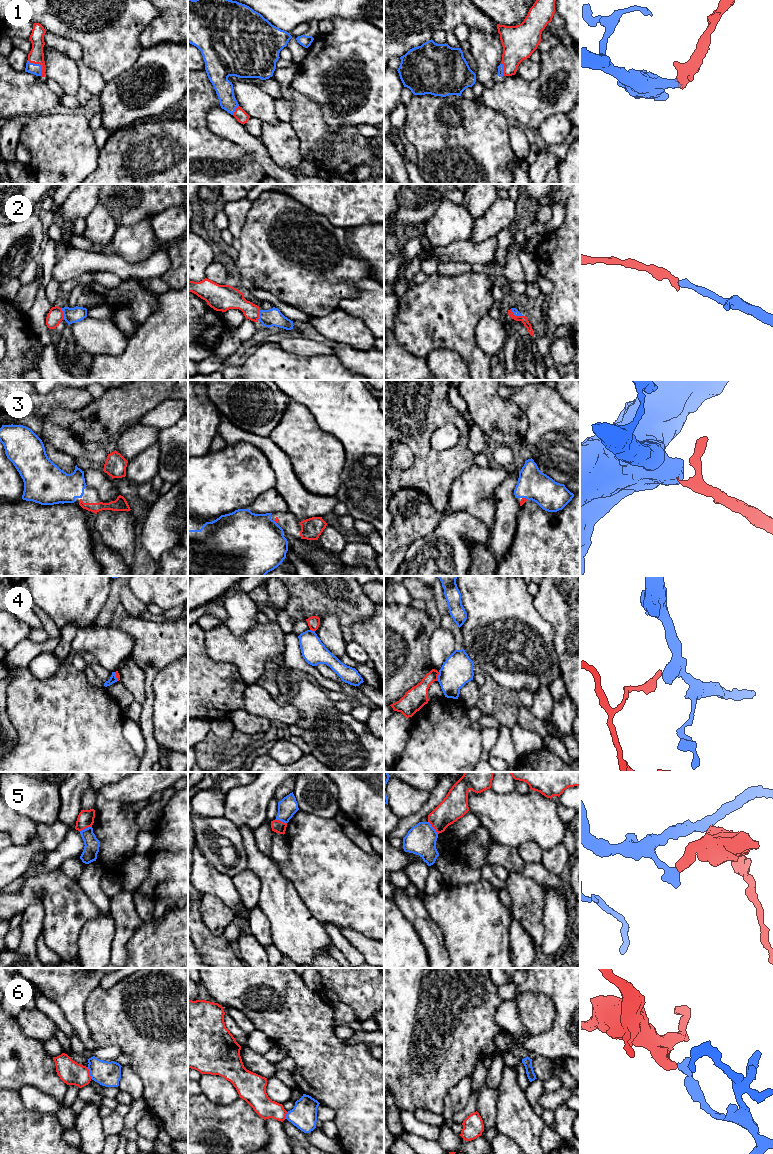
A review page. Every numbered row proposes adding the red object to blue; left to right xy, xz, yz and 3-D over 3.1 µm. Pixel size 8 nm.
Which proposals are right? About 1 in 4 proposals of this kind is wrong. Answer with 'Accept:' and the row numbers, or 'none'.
Accept: 1, 2, 3

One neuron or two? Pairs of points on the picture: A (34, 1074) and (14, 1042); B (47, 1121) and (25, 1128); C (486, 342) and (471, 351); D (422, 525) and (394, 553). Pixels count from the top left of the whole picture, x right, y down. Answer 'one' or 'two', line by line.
A: one
B: one
C: two
D: one

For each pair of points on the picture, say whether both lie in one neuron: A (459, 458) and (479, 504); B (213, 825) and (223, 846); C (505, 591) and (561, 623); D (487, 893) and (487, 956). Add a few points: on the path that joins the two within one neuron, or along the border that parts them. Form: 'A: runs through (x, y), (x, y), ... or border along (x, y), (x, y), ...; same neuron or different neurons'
A: border along (474, 463), (454, 480), (450, 489); different neurons
B: runs through (216, 830), (216, 836), (220, 841); same neuron
C: border along (532, 596), (535, 609), (551, 627); different neurons
D: runs through (487, 909), (487, 940); same neuron

